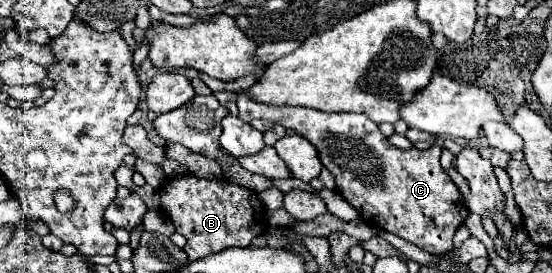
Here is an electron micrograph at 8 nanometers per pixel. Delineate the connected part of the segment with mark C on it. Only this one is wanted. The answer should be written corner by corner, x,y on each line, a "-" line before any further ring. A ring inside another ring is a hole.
239,93
237,107
239,119
245,123
251,123
253,119
269,119
313,143
321,163
337,181
337,193
359,211
367,225
399,235
433,255
443,255
453,249
453,235
467,219
469,211
457,185
439,163
441,147
431,145
425,151
403,151
391,145
379,131
379,125
371,123
371,119
361,113
323,113
307,107
273,107
255,103
245,93

